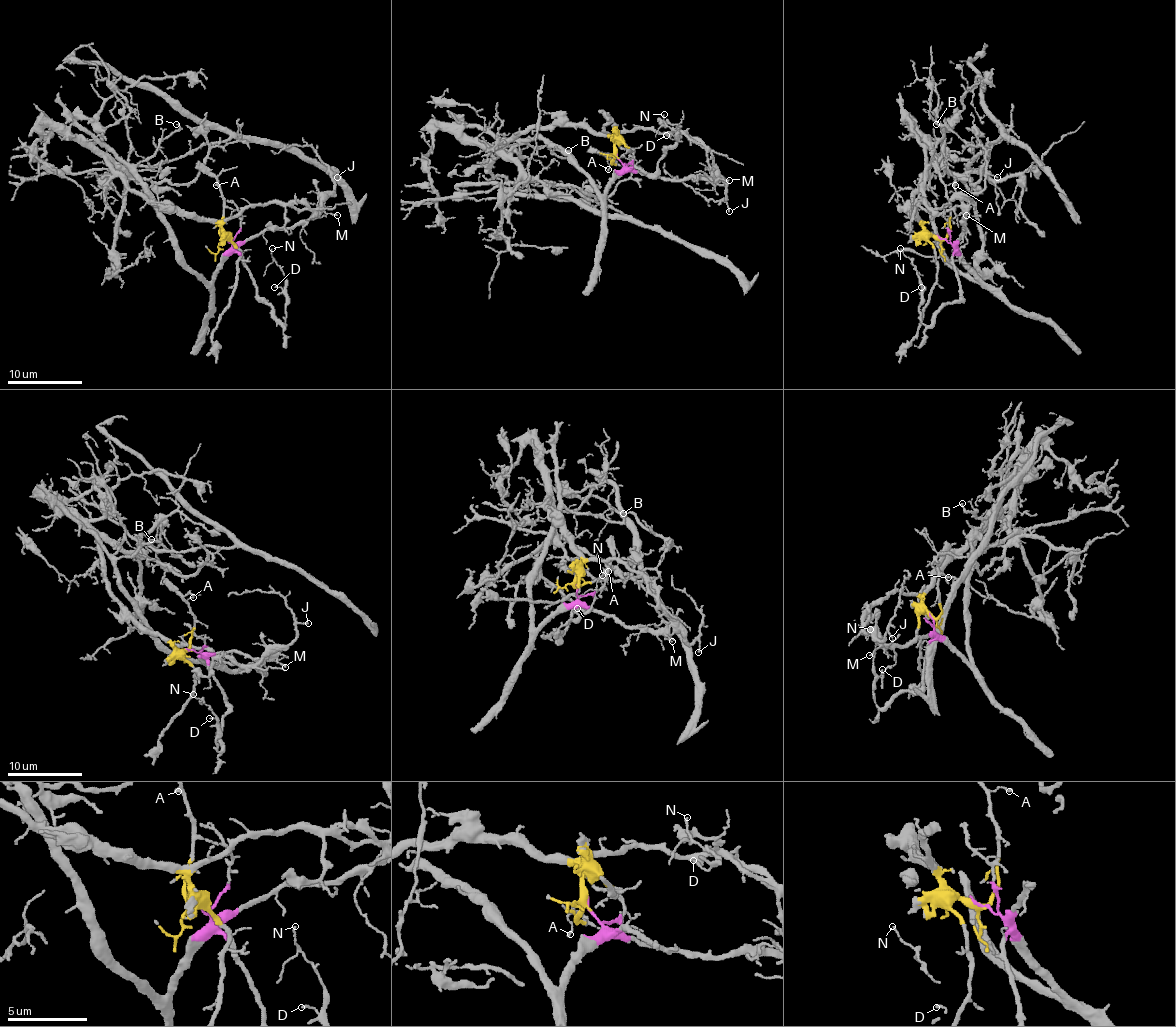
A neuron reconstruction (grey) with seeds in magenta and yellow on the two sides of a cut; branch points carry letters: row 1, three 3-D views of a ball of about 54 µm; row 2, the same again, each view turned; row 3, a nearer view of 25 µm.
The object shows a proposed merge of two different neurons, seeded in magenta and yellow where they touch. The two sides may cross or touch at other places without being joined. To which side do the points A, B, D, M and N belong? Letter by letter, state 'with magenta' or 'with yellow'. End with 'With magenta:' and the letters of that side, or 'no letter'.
A: with yellow
B: with magenta
D: with magenta
M: with magenta
N: with magenta
With magenta: B, D, M, N

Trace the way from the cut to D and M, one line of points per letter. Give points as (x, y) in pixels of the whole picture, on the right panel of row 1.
D: (941, 238), (954, 249), (952, 264), (959, 298), (948, 301), (928, 326), (920, 320), (924, 286), (920, 286)
M: (941, 238), (952, 243), (965, 228), (965, 215)

